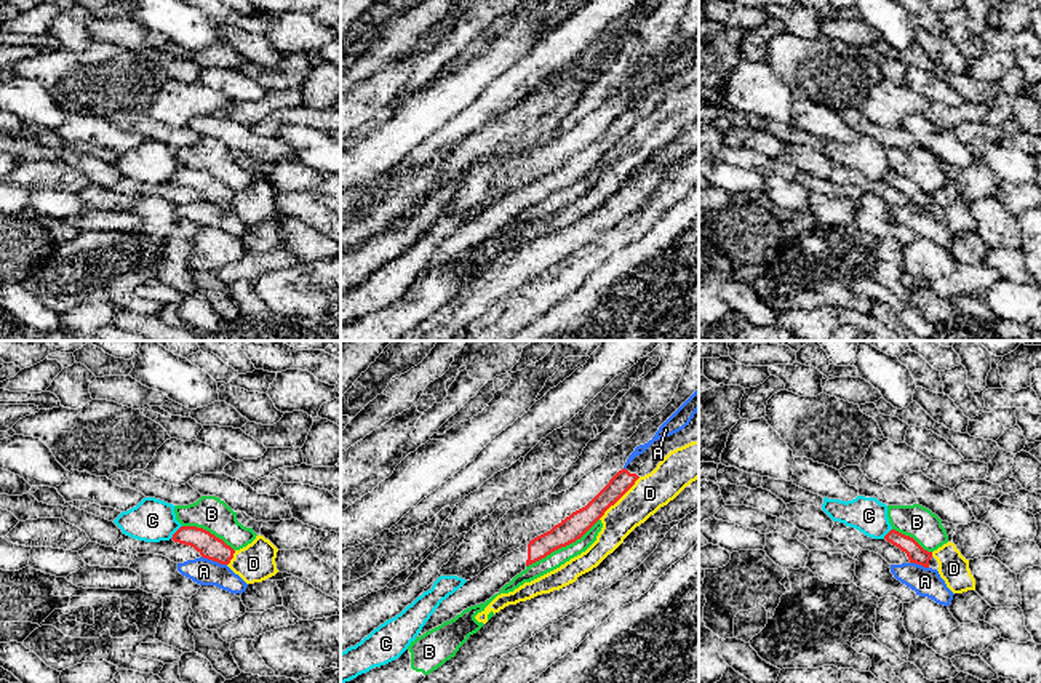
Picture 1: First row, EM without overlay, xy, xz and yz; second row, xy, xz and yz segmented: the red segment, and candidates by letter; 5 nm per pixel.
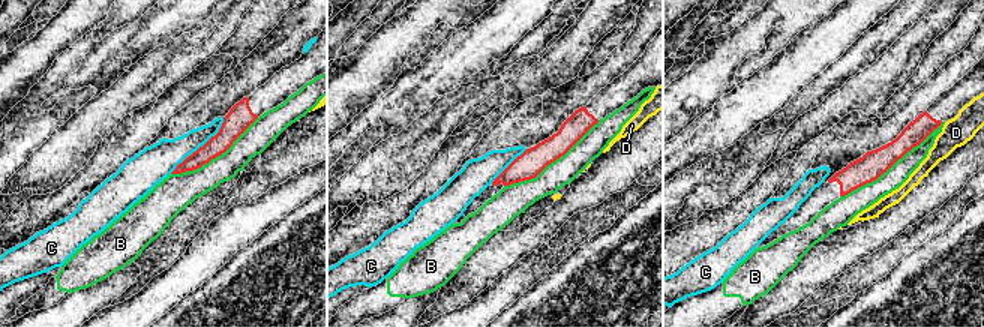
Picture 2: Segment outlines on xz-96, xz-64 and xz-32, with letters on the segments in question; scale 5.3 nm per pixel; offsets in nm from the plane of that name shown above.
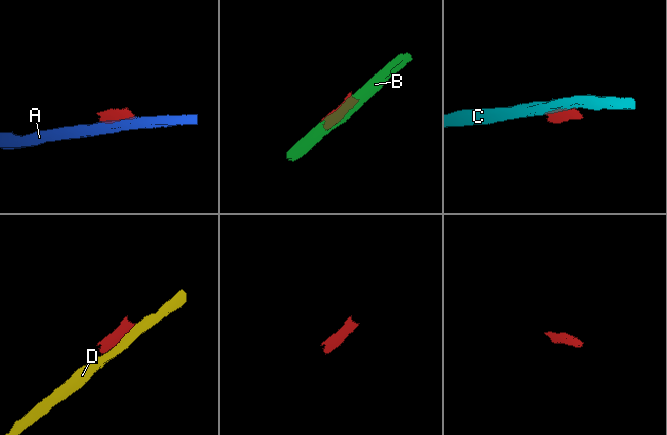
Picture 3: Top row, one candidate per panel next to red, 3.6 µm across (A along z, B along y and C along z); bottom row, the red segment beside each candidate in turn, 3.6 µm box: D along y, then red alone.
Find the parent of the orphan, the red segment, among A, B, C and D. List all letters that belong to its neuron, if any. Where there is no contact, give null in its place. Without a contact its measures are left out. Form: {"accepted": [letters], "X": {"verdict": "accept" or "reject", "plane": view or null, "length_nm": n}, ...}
{"accepted": [], "A": {"verdict": "reject", "plane": "xy", "length_nm": 140}, "B": {"verdict": "reject", "plane": "xz", "length_nm": 440}, "C": {"verdict": "reject", "plane": "xy", "length_nm": 90}, "D": {"verdict": "reject", "plane": "xz", "length_nm": 300}}

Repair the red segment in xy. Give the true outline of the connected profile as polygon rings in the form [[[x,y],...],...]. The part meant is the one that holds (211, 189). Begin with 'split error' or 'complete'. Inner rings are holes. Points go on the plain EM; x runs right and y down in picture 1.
complete; [[[181,168],[171,179],[174,184],[193,189],[203,200],[229,206],[235,192],[209,173],[197,168]]]

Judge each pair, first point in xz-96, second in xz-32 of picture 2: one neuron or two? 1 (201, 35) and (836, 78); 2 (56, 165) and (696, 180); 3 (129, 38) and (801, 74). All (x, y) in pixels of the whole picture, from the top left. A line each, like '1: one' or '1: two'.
1: one
2: one
3: one

